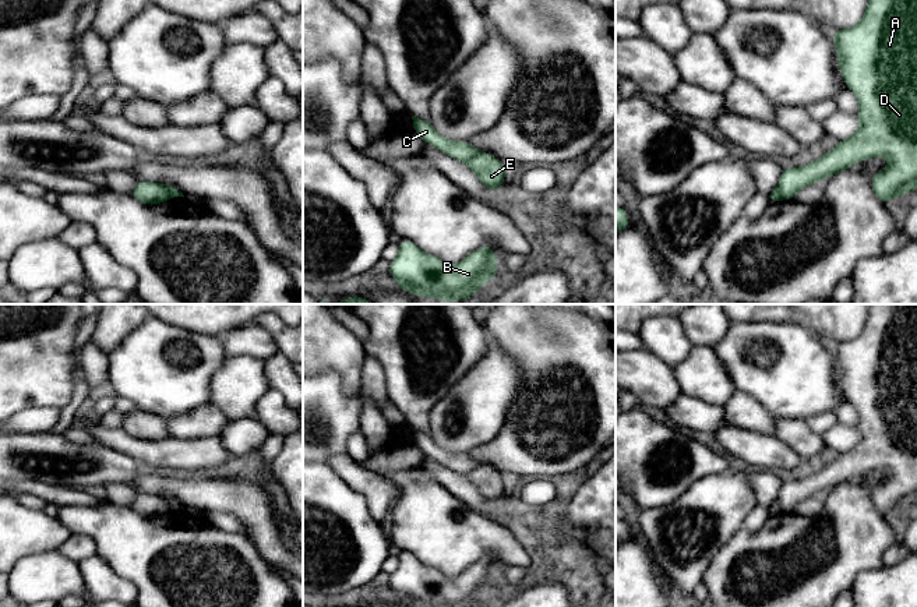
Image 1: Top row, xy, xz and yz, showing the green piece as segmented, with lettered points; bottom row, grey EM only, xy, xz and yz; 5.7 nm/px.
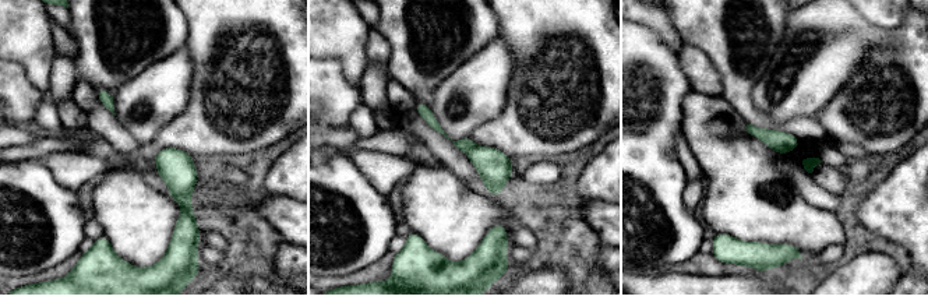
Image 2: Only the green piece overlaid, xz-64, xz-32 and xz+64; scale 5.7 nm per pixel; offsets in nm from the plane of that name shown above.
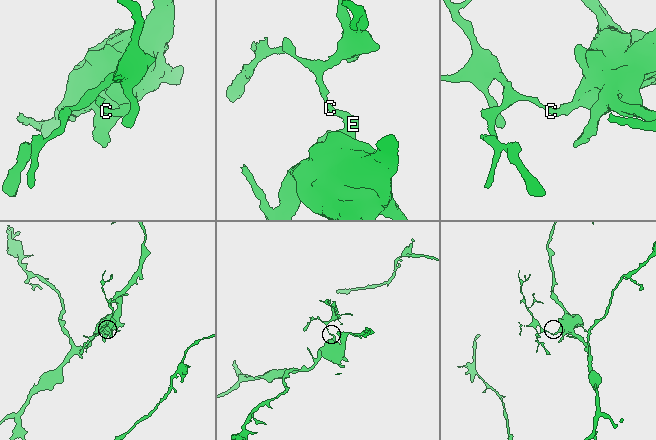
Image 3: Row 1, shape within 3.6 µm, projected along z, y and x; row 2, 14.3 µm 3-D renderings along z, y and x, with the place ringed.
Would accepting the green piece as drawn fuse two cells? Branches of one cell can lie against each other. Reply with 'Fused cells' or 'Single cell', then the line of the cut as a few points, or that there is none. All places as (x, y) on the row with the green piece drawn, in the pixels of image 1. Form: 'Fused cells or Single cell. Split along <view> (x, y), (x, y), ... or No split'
Fused cells. Split along xz (480, 152), (465, 162)

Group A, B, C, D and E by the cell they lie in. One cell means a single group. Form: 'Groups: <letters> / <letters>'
Groups: A B D E / C

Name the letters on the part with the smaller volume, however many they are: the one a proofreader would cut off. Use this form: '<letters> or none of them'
C

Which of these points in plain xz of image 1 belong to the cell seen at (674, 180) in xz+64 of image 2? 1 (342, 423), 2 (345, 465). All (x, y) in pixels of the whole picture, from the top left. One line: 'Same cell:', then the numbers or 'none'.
Same cell: 1

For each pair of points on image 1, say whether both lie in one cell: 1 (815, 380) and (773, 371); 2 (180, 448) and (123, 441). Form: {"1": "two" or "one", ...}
{"1": "one", "2": "one"}

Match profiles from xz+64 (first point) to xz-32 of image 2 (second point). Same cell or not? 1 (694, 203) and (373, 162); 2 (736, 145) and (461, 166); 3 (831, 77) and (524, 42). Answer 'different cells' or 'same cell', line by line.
1: same cell
2: different cells
3: different cells

